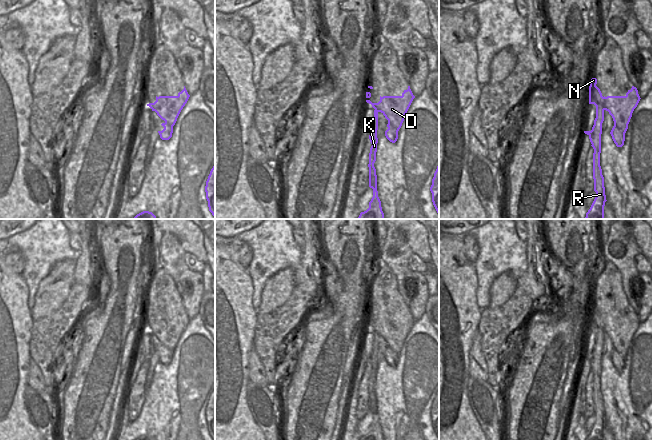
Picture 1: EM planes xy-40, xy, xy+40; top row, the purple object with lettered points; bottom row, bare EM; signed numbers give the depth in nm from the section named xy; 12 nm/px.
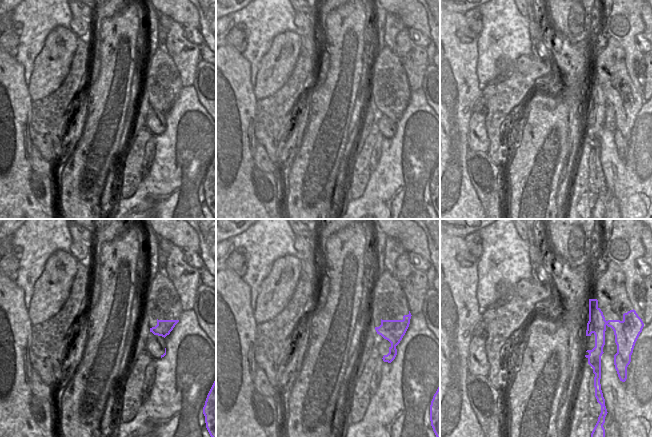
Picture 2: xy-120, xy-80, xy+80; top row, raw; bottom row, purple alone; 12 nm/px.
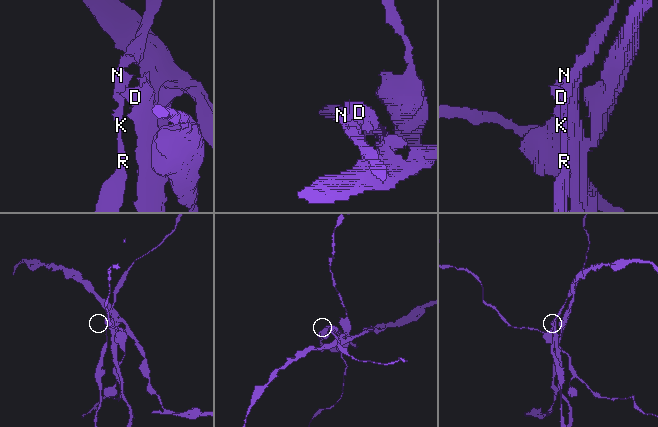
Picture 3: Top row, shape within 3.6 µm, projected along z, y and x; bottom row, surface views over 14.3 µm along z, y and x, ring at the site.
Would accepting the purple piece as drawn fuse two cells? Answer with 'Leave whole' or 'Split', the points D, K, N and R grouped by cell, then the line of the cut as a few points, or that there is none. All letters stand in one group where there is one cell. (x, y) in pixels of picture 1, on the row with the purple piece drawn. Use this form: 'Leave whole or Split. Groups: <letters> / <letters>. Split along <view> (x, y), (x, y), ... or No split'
Split. Groups: D / K N R. Split along xy+40 (602, 97), (605, 109)

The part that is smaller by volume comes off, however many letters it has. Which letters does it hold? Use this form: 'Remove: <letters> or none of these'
Remove: K, N, R

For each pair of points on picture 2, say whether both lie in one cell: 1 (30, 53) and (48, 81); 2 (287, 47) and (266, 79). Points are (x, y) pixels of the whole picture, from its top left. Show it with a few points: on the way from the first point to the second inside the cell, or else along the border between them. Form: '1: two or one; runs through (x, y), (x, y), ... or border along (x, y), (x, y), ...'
1: two; border along (45, 38), (45, 44), (34, 61), (29, 82)
2: one; runs through (282, 55), (274, 71)

